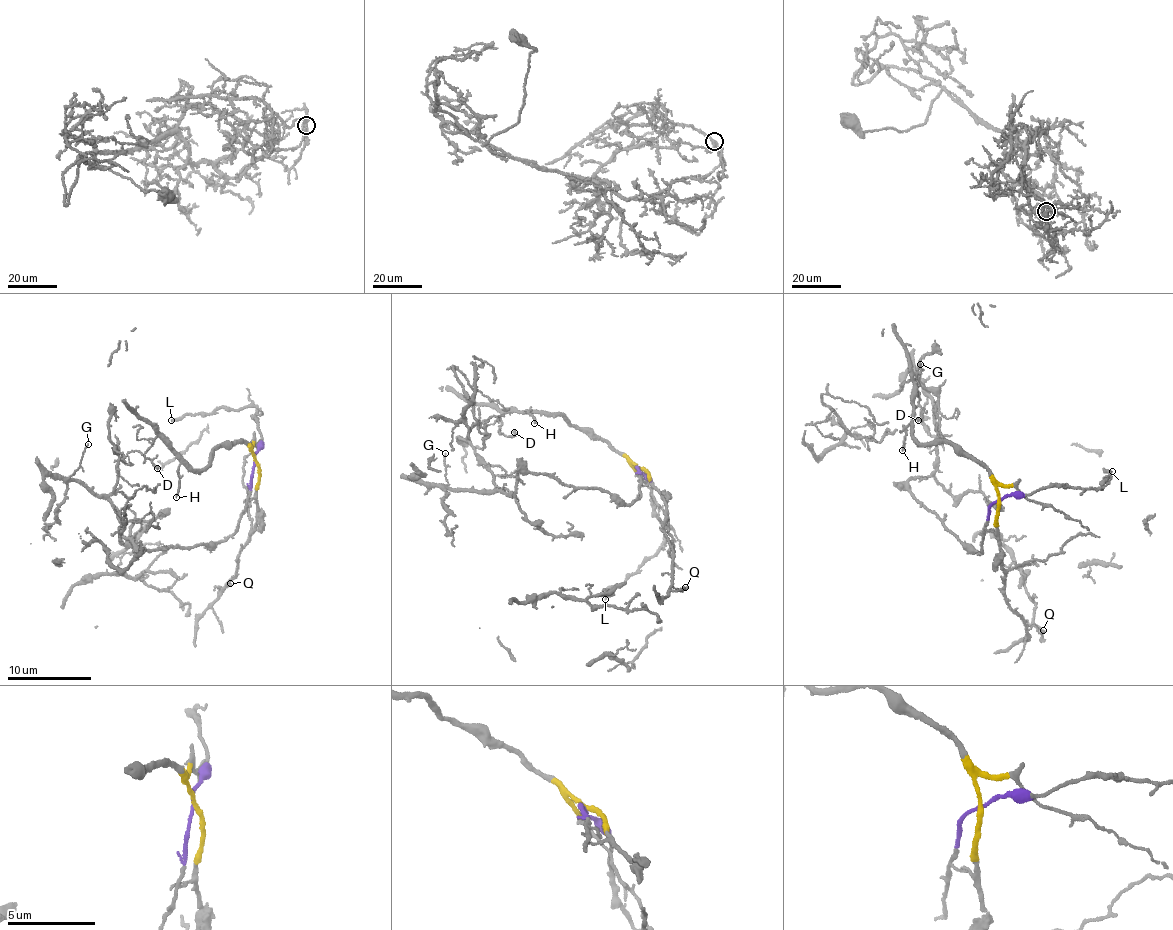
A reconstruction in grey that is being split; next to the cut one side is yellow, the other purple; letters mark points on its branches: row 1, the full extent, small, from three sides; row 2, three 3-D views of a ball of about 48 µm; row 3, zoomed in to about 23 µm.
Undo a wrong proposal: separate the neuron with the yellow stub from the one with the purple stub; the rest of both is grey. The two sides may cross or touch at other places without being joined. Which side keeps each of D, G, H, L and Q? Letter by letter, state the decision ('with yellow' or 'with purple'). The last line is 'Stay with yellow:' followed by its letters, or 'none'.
D: with yellow
G: with purple
H: with yellow
L: with purple
Q: with yellow
Stay with yellow: D, H, Q

